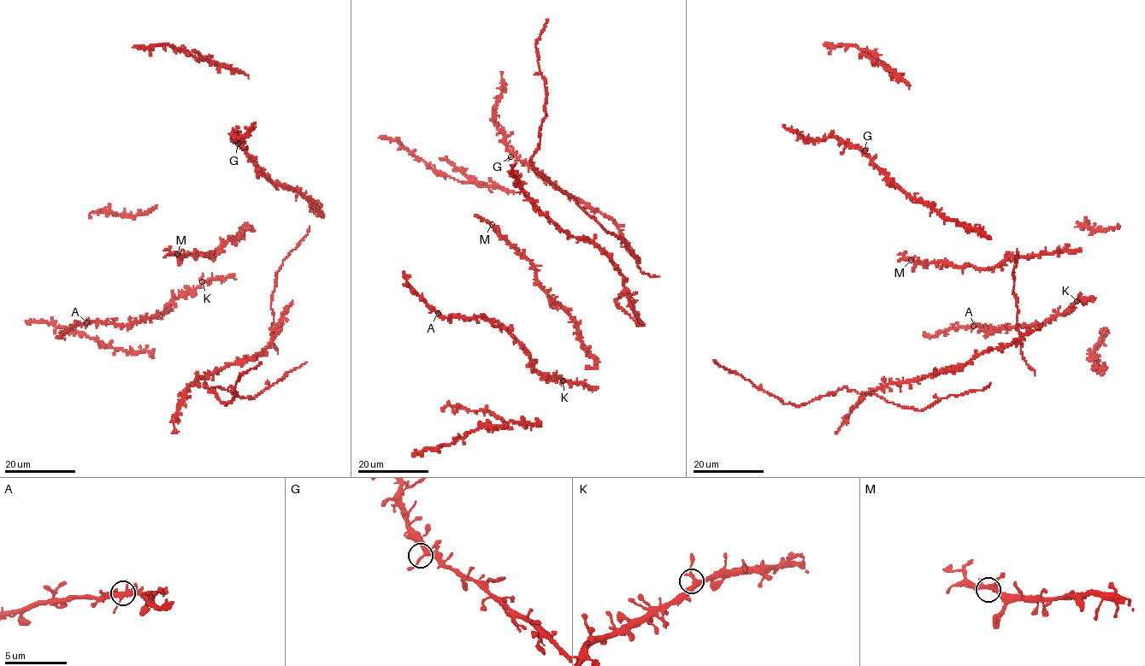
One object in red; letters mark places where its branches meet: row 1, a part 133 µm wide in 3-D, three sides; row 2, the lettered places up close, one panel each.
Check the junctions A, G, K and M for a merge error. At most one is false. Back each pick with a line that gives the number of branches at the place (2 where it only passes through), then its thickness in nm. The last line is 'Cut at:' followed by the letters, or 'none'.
Cut at: none

